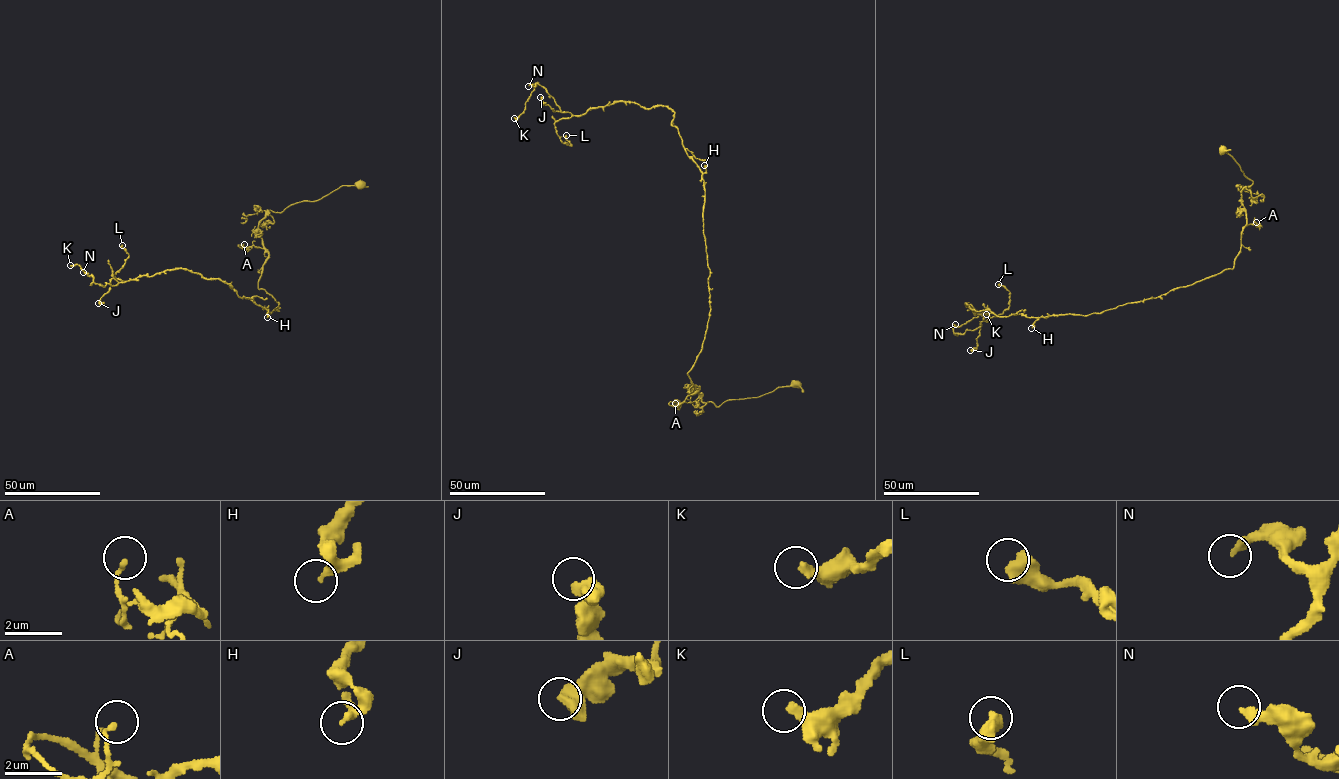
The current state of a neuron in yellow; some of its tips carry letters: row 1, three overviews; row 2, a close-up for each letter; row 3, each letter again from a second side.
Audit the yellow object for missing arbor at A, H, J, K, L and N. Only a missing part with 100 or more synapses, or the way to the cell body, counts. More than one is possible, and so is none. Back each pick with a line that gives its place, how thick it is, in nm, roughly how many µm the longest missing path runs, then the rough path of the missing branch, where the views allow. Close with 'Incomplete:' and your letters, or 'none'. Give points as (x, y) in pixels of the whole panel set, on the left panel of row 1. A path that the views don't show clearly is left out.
Incomplete: none

